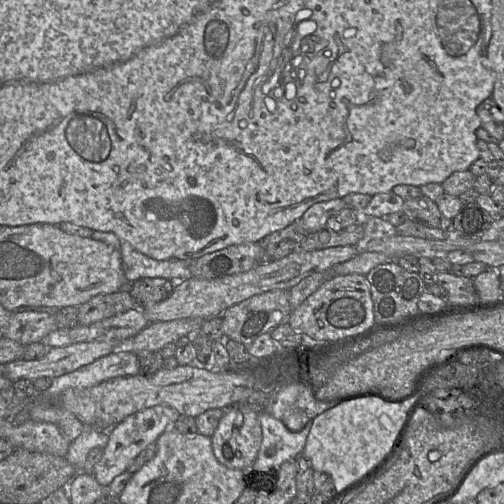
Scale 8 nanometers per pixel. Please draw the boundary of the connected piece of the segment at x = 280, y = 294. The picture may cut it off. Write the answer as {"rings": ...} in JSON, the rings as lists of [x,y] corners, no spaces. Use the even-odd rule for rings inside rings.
{"rings":[[[273,290],[252,296],[222,313],[224,338],[249,347],[258,336],[287,323],[291,313],[288,291]]]}

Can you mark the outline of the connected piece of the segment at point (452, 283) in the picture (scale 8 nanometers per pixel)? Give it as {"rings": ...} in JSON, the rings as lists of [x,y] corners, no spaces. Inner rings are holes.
{"rings":[[[438,272],[437,283],[448,292],[451,309],[457,310],[477,304],[477,293],[474,281],[465,276],[456,276],[450,272]]]}

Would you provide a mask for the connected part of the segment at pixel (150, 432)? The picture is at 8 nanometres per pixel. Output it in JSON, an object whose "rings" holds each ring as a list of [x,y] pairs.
{"rings":[[[157,405],[140,410],[126,417],[108,432],[108,443],[101,460],[94,466],[92,475],[97,482],[107,488],[113,479],[126,472],[134,459],[150,444],[156,444],[158,438],[179,417],[179,413],[165,405]]]}

